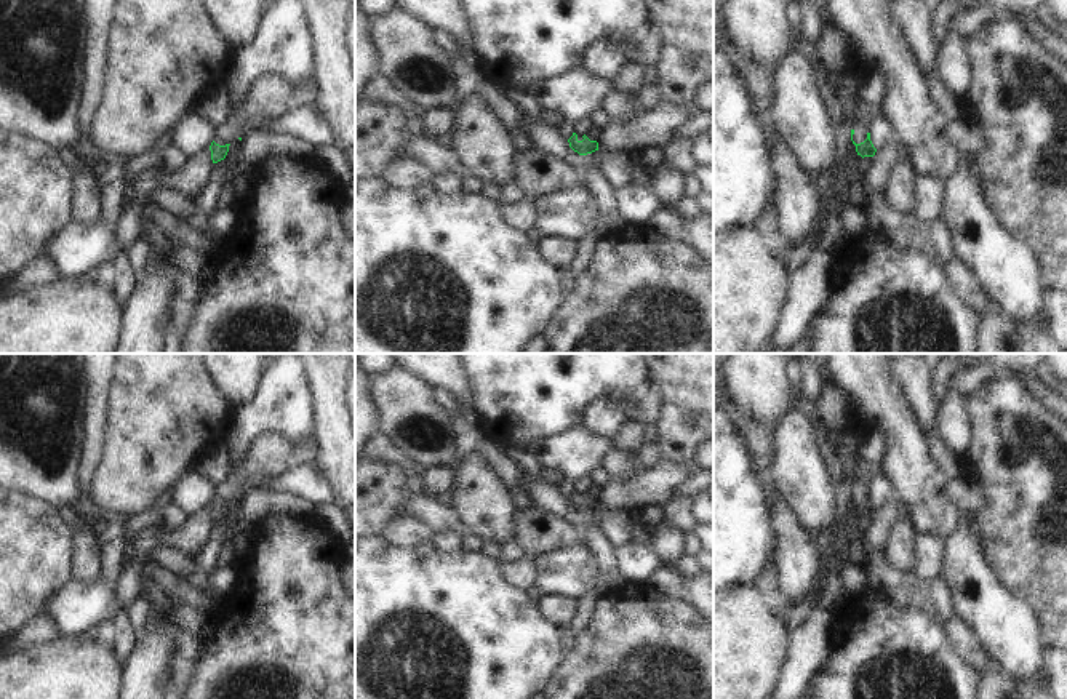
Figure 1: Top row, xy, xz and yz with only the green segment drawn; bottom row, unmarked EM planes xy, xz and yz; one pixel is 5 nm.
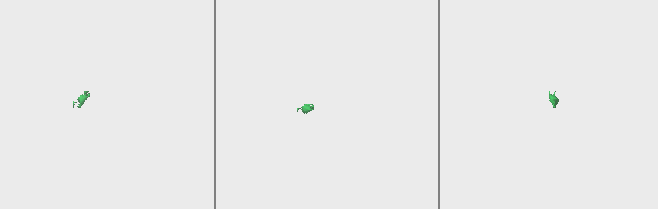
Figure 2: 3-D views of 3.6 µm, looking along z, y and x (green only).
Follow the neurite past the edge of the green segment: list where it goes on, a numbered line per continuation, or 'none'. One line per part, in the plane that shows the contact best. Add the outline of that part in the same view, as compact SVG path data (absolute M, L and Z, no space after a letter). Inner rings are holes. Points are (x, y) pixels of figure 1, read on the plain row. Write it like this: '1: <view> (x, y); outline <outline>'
1: yz (861, 485); outline M854 477L853 488L854 488L853 499L856 502L861 502L867 497L870 480L865 477Z

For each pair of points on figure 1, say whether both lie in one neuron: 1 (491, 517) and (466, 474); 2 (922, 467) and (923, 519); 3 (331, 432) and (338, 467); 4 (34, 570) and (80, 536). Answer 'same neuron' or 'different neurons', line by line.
1: same neuron
2: same neuron
3: same neuron
4: different neurons

